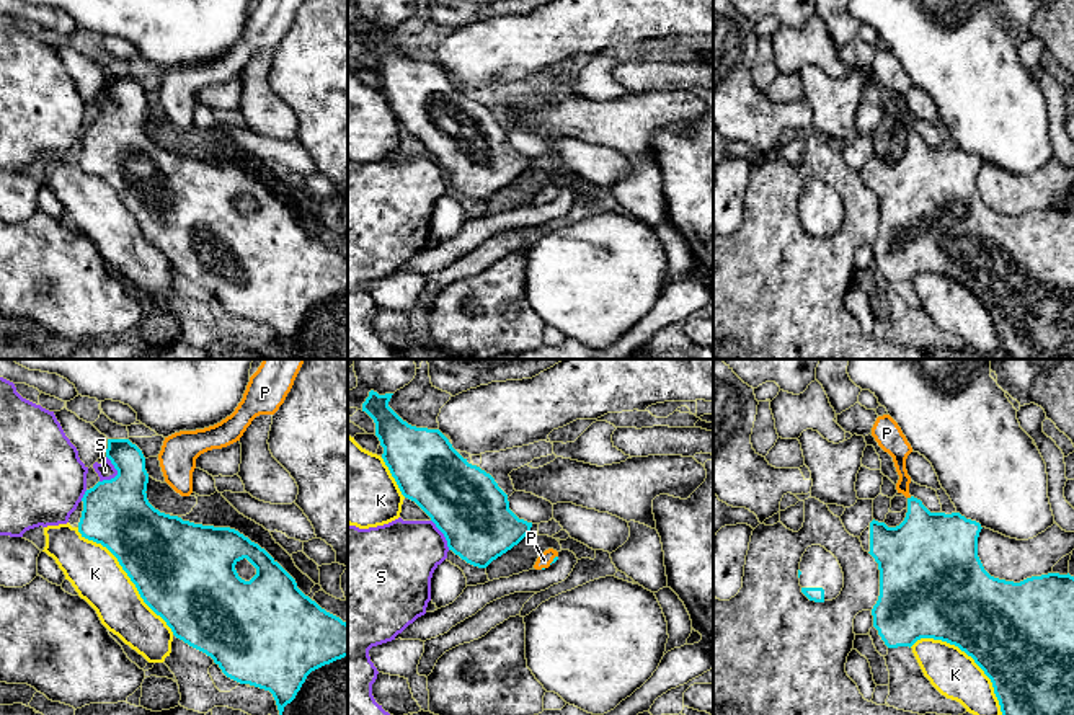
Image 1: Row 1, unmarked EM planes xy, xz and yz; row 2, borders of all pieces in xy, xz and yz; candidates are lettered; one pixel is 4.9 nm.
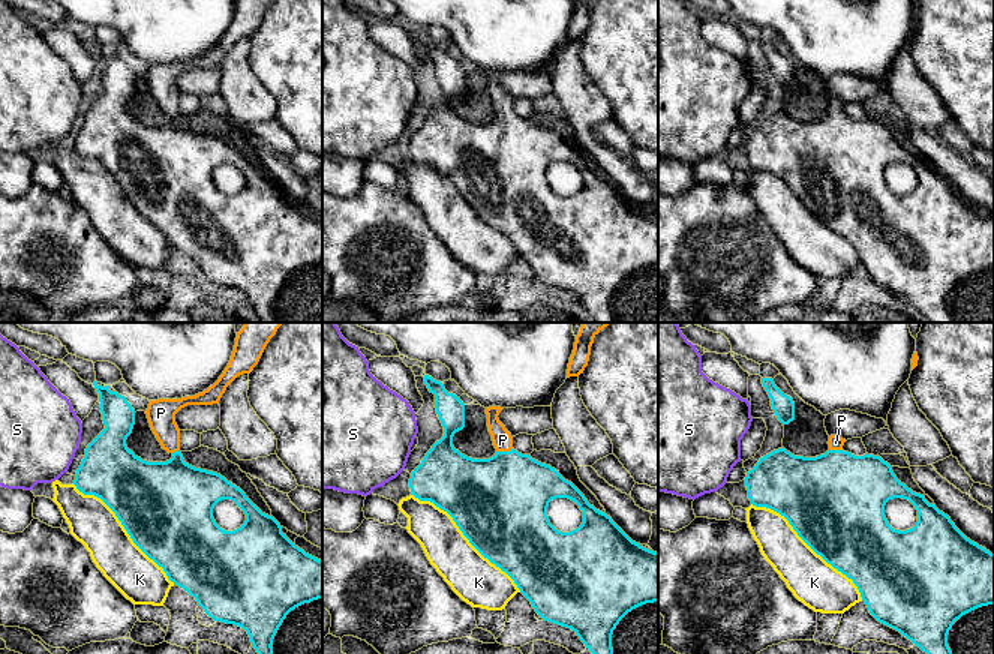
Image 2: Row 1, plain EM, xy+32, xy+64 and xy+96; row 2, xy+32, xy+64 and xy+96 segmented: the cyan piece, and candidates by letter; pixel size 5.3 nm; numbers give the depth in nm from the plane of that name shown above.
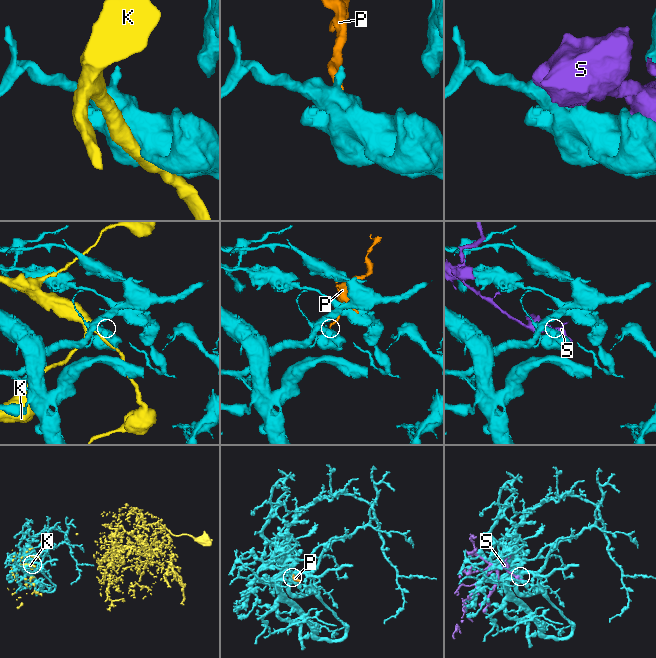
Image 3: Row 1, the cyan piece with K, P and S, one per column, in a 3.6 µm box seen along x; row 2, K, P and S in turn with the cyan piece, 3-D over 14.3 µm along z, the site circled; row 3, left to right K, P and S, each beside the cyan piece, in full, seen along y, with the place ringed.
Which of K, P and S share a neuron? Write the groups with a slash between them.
K / P / S

